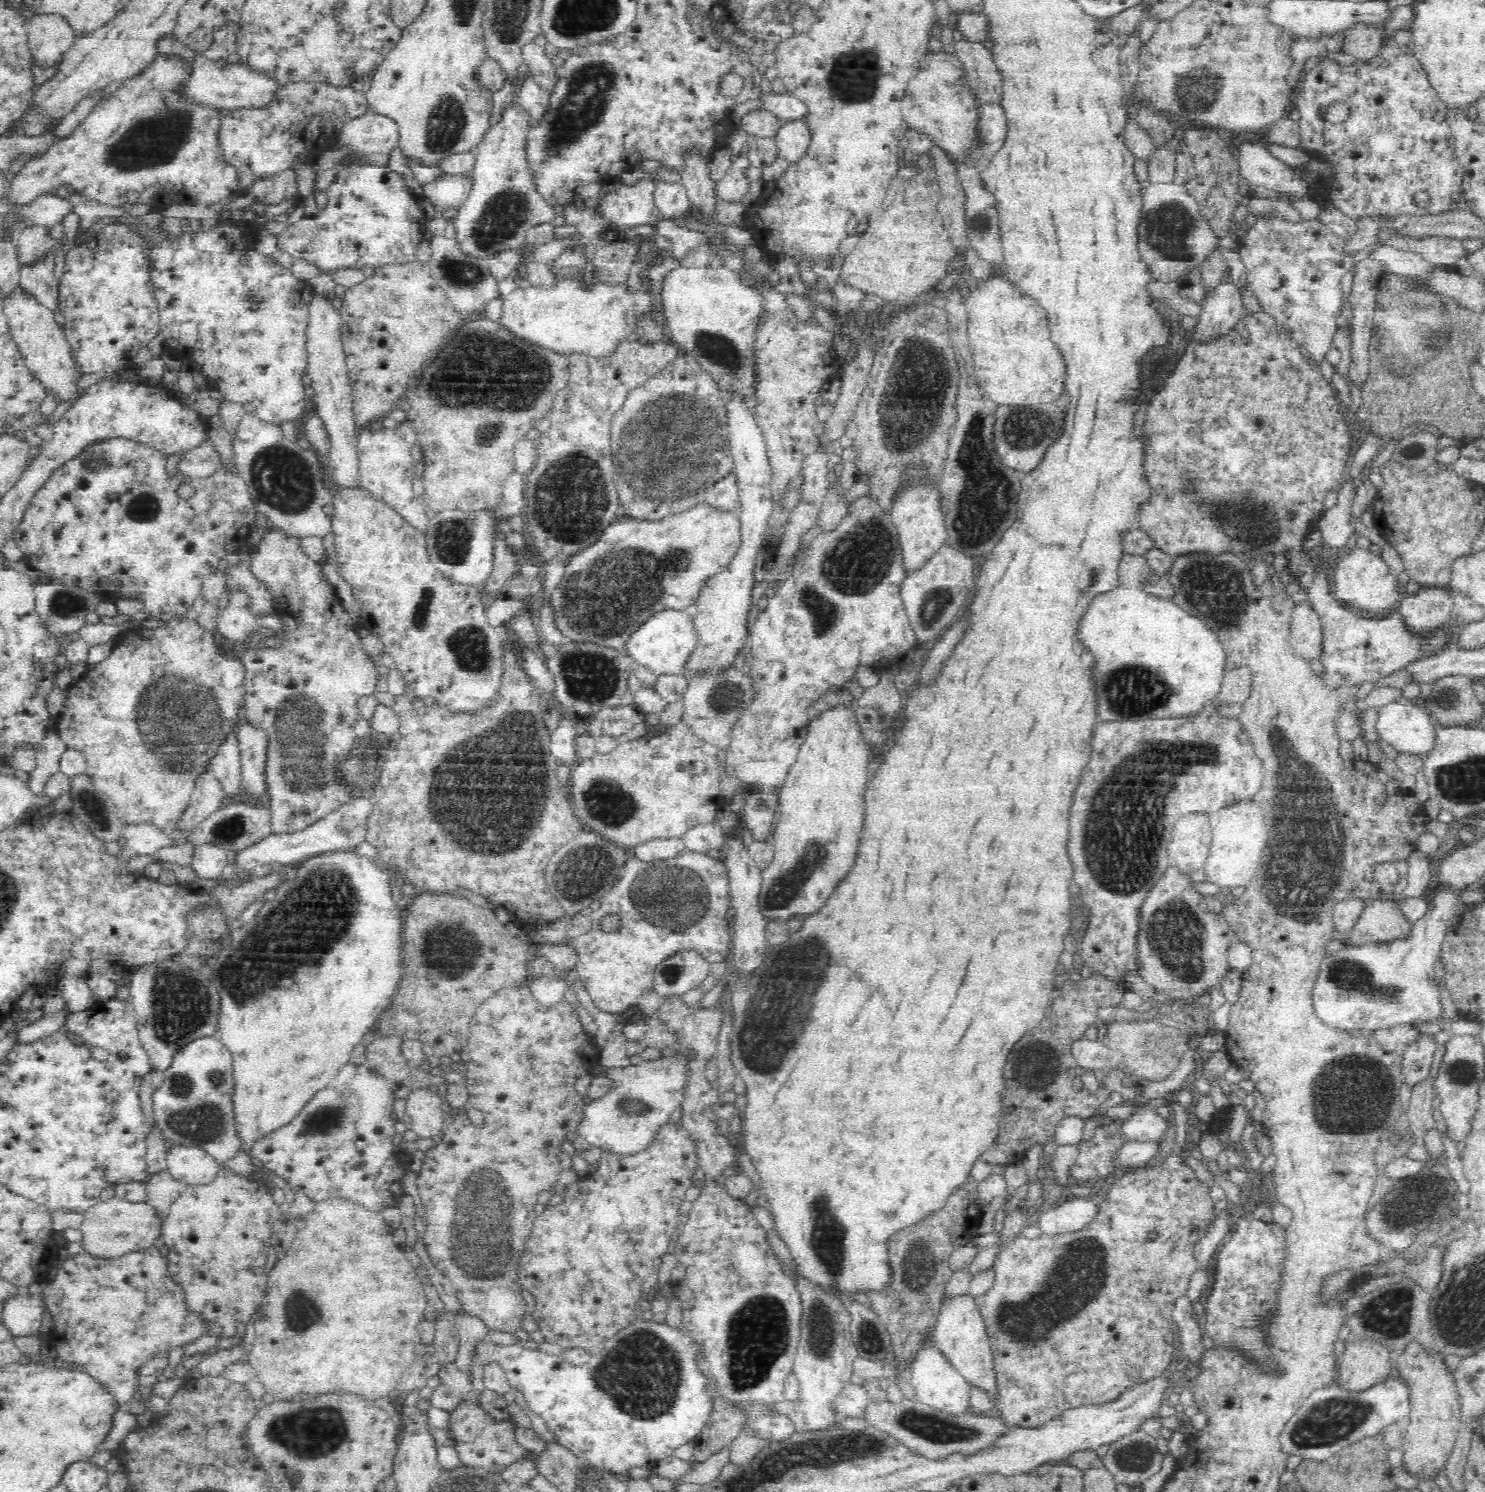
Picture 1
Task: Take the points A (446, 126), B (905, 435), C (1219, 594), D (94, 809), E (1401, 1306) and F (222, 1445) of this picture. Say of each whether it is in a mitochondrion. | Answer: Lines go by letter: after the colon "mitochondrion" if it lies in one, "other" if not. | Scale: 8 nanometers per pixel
A: mitochondrion
B: mitochondrion
C: mitochondrion
D: mitochondrion
E: mitochondrion
F: other

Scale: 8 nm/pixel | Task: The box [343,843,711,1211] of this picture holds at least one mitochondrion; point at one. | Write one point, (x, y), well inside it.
(439, 949)

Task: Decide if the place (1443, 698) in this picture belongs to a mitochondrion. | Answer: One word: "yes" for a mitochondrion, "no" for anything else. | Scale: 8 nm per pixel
no

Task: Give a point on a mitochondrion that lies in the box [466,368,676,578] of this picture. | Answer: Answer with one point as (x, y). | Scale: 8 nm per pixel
(567, 502)

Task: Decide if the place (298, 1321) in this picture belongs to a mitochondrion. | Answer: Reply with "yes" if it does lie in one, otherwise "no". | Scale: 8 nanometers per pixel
yes

